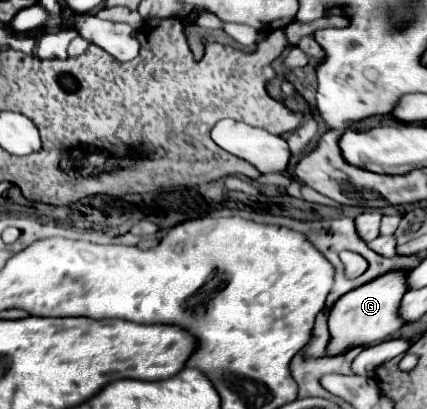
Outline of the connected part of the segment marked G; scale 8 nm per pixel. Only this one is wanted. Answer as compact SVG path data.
M393 270L389 274L381 274L381 278L375 278L373 282L359 286L351 294L345 294L339 302L333 304L333 310L329 314L329 332L331 332L329 354L339 354L349 346L377 344L395 334L405 324L401 322L399 316L399 304L405 294L407 294L405 270Z

